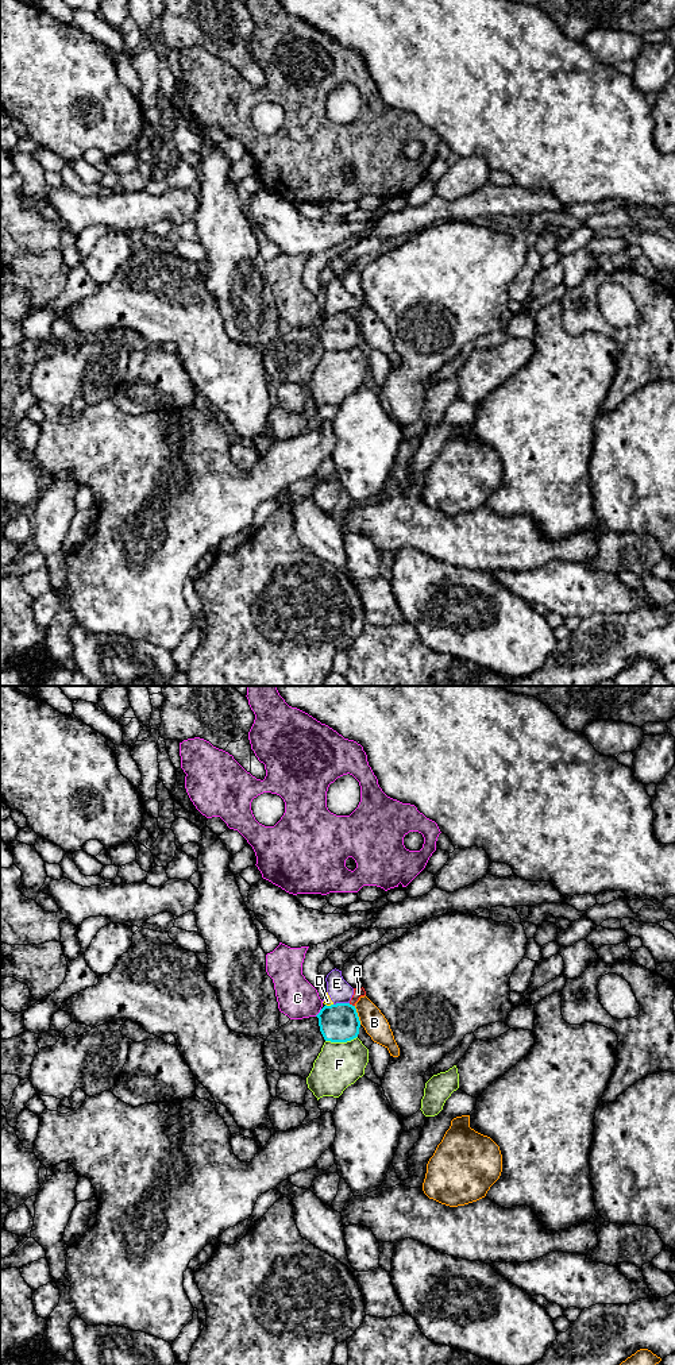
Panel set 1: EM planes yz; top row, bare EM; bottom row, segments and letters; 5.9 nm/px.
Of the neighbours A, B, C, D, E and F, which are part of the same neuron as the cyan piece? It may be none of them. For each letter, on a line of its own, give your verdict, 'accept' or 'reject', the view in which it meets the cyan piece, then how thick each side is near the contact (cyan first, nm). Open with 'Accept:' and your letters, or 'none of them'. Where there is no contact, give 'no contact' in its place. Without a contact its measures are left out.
Accept: none of them
A: reject; meets cyan in yz; 220 nm thick on the cyan side, 60 nm on the other
B: reject; meets cyan in yz; 220 nm thick on the cyan side, 140 nm on the other
C: reject; meets cyan in yz; 220 nm thick on the cyan side, 240 nm on the other
D: reject; meets cyan in yz; 220 nm thick on the cyan side, 50 nm on the other
E: reject; meets cyan in yz; 220 nm thick on the cyan side, 140 nm on the other
F: reject; meets cyan in yz; 220 nm thick on the cyan side, 280 nm on the other

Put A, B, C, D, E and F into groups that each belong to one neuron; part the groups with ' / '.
A D E / B / C / F

